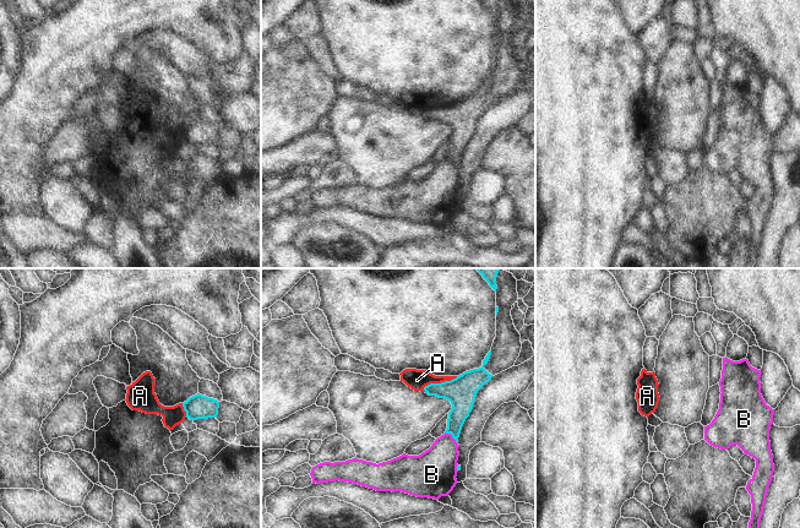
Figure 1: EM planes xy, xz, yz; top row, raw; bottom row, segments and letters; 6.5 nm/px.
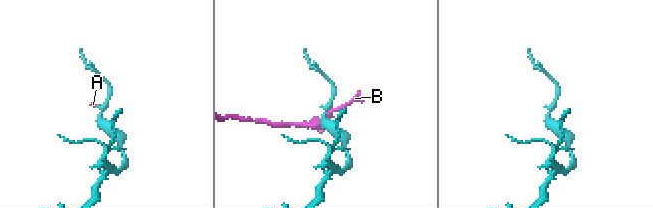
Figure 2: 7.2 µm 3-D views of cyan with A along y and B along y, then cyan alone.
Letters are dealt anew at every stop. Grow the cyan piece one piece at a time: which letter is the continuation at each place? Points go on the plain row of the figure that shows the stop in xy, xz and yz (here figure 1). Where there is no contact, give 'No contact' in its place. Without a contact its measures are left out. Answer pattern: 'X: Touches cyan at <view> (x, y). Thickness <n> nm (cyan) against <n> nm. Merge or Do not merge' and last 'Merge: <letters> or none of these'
A: Touches cyan at xz (439, 109). Thickness 190 nm (cyan) against 140 nm. Do not merge
B: Touches cyan at xz (452, 162). Thickness 160 nm (cyan) against 280 nm. Do not merge
Merge: none of these.

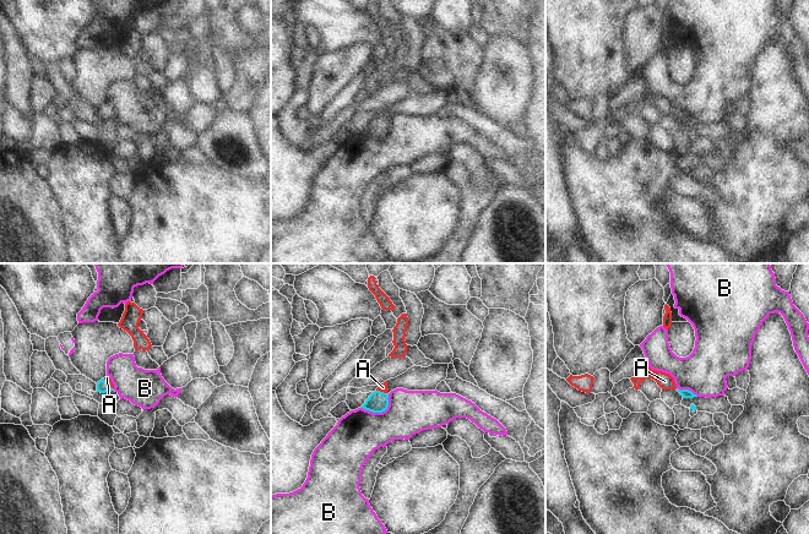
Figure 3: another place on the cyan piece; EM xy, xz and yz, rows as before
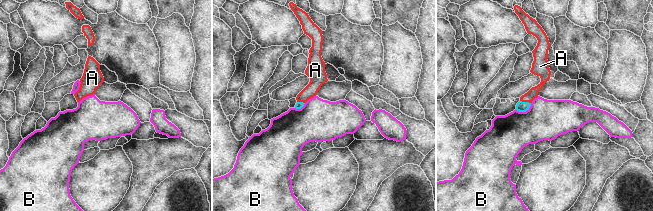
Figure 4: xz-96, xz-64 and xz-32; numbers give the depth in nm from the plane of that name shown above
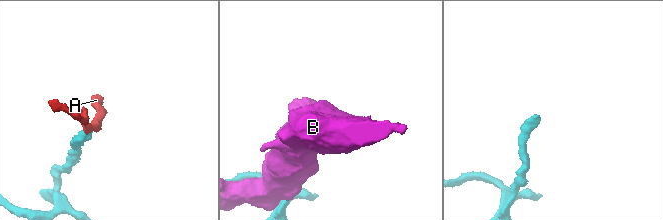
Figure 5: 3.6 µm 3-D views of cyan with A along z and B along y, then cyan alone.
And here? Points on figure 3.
A: Touches cyan at xy (109, 108). Thickness 90 nm (cyan) against 30 nm. Merge
B: Touches cyan at xz (380, 137). Thickness 140 nm (cyan) against 300 nm. Do not merge
Merge: A.

